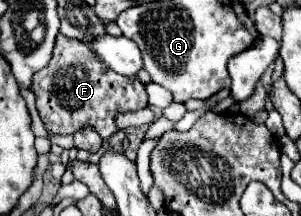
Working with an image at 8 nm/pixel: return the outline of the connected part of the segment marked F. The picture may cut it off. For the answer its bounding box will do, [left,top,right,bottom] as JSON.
[30,35,148,141]

